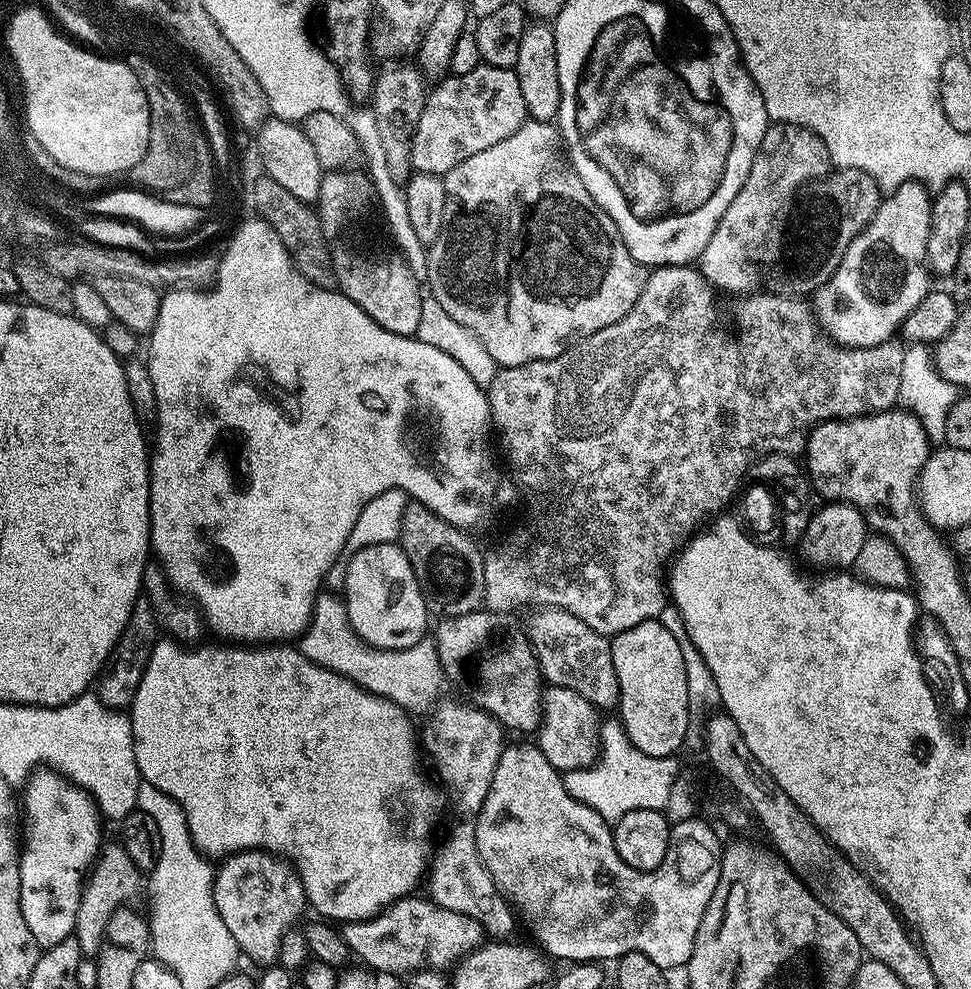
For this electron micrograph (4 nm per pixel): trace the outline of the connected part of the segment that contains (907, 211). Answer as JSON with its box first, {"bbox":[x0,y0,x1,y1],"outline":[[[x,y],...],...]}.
{"bbox":[814,180,933,348],"outline":[[[916,180],[898,186],[881,199],[874,218],[858,233],[846,250],[838,270],[814,294],[814,317],[829,340],[845,348],[869,348],[893,339],[900,324],[926,298],[930,290],[930,269],[926,258],[926,238],[930,234],[933,197],[929,189]]]}

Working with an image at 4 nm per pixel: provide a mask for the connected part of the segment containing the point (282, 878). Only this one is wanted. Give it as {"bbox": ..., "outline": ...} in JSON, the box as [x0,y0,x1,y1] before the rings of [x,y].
{"bbox":[213,850,306,966],"outline":[[[259,850],[235,852],[221,864],[214,872],[213,892],[230,938],[259,966],[275,965],[282,934],[297,923],[296,915],[306,908],[300,876],[287,860]]]}

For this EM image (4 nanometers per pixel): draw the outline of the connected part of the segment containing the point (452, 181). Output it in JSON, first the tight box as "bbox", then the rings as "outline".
{"bbox":[426,118,649,368],"outline":[[[529,118],[522,126],[518,126],[518,130],[514,130],[514,134],[510,134],[510,138],[502,138],[502,142],[495,146],[466,158],[466,162],[458,162],[458,166],[454,166],[454,170],[450,170],[442,179],[446,190],[446,214],[442,218],[442,230],[438,238],[427,249],[426,288],[431,296],[440,301],[451,318],[459,325],[466,326],[482,342],[487,353],[500,368],[558,358],[558,354],[565,352],[576,341],[618,322],[618,318],[625,316],[634,306],[634,302],[638,302],[644,283],[648,281],[649,269],[635,260],[630,250],[626,250],[618,234],[618,226],[600,210],[594,198],[590,198],[590,190],[586,190],[582,178],[578,178],[572,168],[572,161],[562,143],[560,129],[555,123],[538,122]]]}

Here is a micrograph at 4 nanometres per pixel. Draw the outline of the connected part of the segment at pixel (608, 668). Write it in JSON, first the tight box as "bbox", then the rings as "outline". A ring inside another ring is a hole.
{"bbox":[526,608,620,710],"outline":[[[546,608],[535,613],[536,616],[529,624],[526,624],[528,641],[536,651],[536,661],[540,663],[540,675],[549,685],[566,690],[574,690],[582,694],[598,710],[604,708],[615,709],[620,702],[620,687],[618,686],[618,674],[614,674],[614,658],[612,657],[612,645],[609,637],[598,634],[582,622],[582,618],[574,618],[574,614],[563,612],[561,608]]]}

